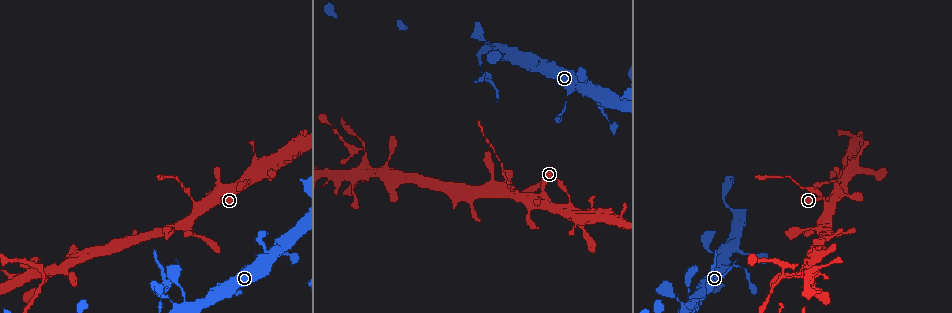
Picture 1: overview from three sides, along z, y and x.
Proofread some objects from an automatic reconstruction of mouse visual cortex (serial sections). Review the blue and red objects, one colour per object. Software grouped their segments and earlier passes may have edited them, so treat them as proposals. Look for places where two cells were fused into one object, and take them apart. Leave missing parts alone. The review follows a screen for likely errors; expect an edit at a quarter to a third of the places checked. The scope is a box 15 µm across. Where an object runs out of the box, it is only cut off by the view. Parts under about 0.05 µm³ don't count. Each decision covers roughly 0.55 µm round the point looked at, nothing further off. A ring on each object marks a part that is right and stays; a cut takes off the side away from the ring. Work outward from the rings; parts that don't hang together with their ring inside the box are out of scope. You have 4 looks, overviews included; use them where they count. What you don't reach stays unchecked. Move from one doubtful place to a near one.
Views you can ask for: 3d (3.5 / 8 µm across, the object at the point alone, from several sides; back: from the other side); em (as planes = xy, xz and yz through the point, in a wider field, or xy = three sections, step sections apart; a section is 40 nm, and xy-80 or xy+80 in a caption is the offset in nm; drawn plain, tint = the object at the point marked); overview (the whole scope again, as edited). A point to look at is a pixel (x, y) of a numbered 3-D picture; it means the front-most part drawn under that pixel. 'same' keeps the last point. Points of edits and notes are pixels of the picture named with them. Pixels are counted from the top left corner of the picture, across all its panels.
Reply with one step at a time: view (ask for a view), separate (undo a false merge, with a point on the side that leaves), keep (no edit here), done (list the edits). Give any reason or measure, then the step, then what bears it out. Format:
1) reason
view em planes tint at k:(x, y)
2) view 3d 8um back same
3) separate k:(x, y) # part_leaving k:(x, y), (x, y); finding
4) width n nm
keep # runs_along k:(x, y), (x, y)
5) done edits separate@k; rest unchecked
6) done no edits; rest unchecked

sudden change in width
view 3d 3.5um at 1:(288, 252)

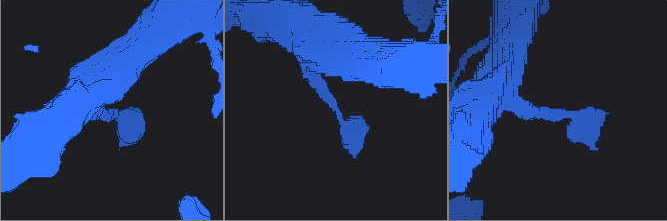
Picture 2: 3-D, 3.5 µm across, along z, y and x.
view em xy step 1 tint at 2:(338, 115)

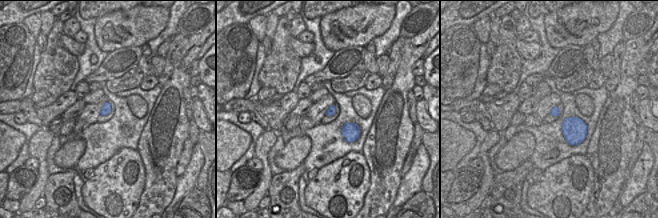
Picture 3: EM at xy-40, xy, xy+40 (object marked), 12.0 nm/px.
keep # runs_along 2:(516, 102), (572, 114), (598, 148); continuous, no second cell

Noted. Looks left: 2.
calibre changes
view 3d 3.5um at 1:(728, 265)

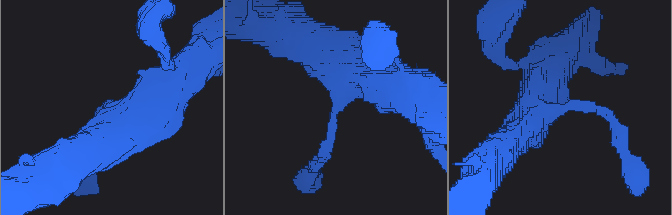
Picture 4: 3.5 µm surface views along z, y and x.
need the tissue
view em xy step 5 tint at 4:(335, 109)

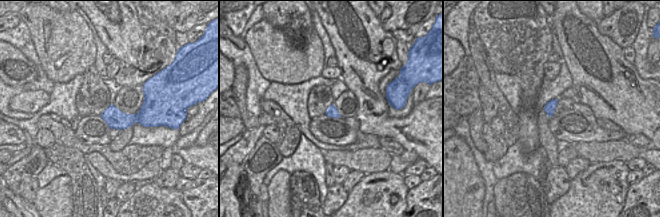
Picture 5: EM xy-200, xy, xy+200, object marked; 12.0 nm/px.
width 130 nm
keep # runs_along 4:(342, 64), (357, 74), (320, 161); one cell here

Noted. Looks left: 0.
done no edits; rest unchecked

